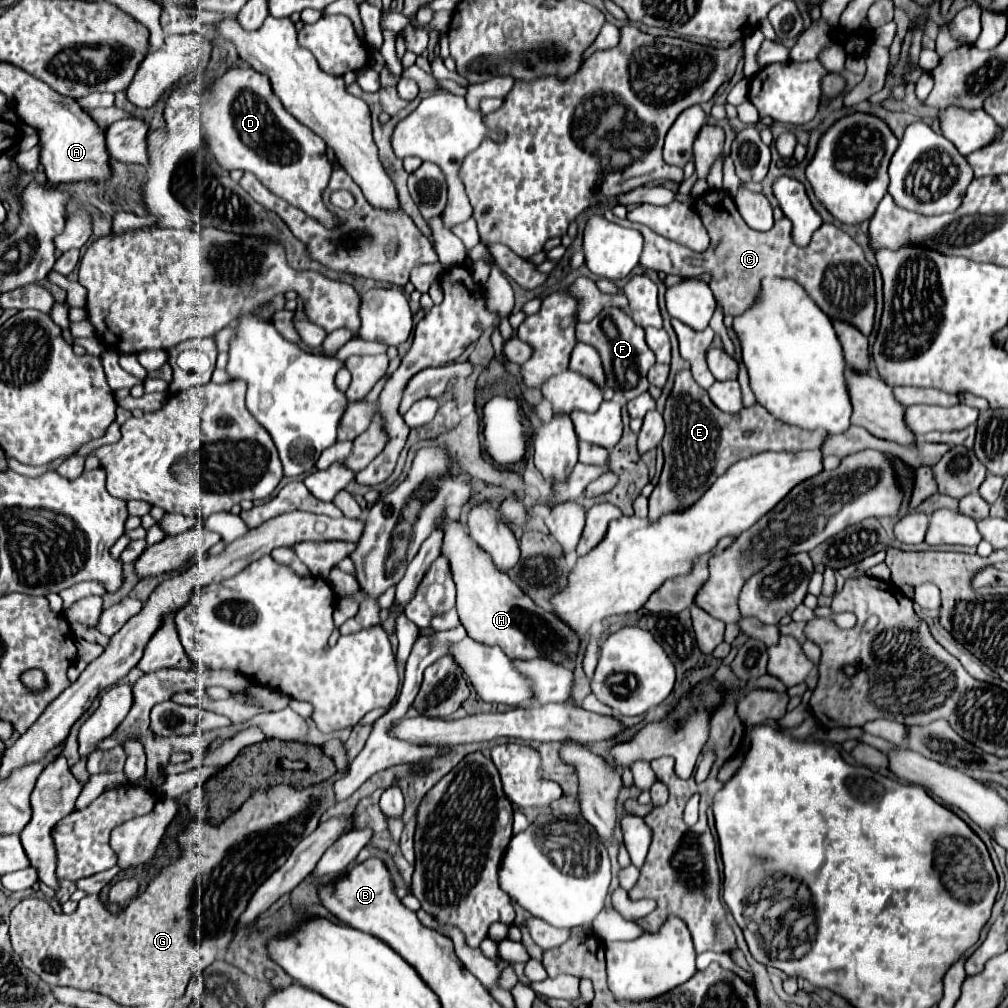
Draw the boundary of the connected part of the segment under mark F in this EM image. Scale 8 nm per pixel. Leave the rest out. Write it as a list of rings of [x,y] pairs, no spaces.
[[[606,308],[596,316],[592,322],[578,322],[576,336],[580,342],[590,344],[598,350],[602,358],[602,368],[606,374],[606,384],[614,390],[626,396],[626,400],[632,400],[648,390],[646,374],[656,364],[656,358],[648,344],[644,342],[644,330],[638,328],[630,316],[626,316],[620,308]]]

